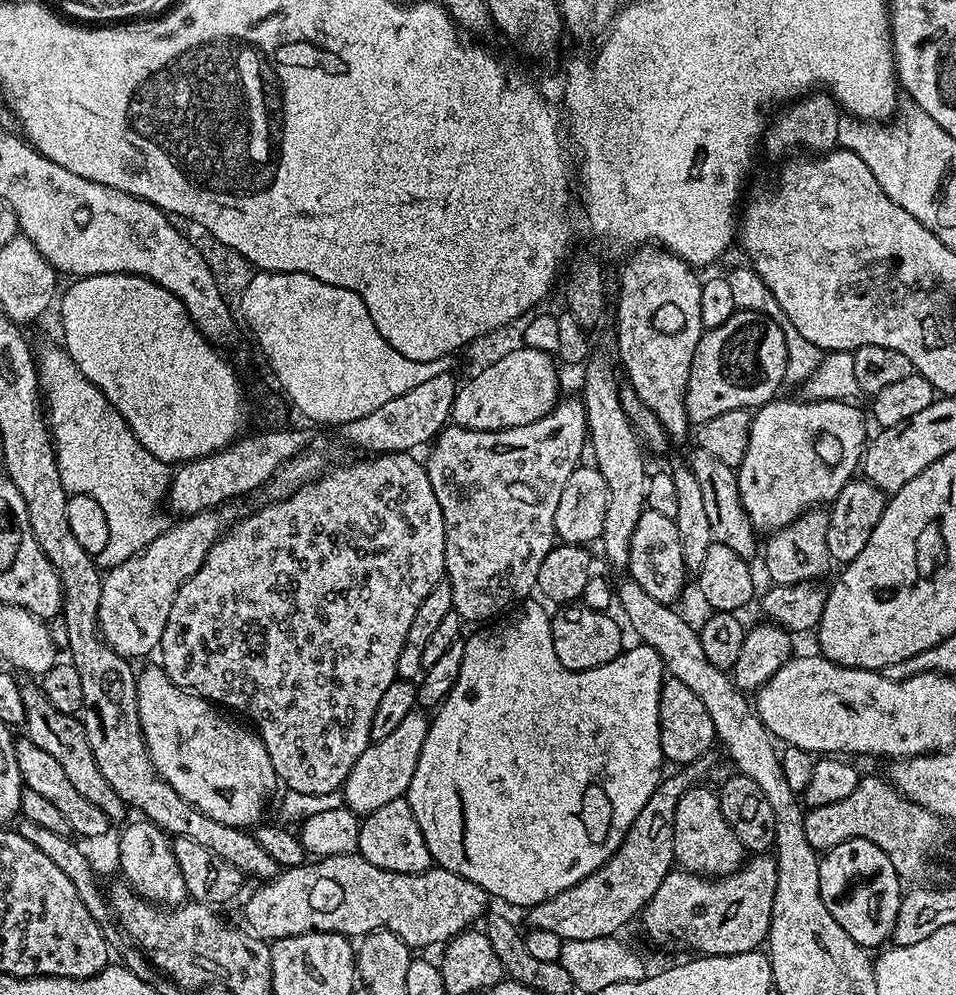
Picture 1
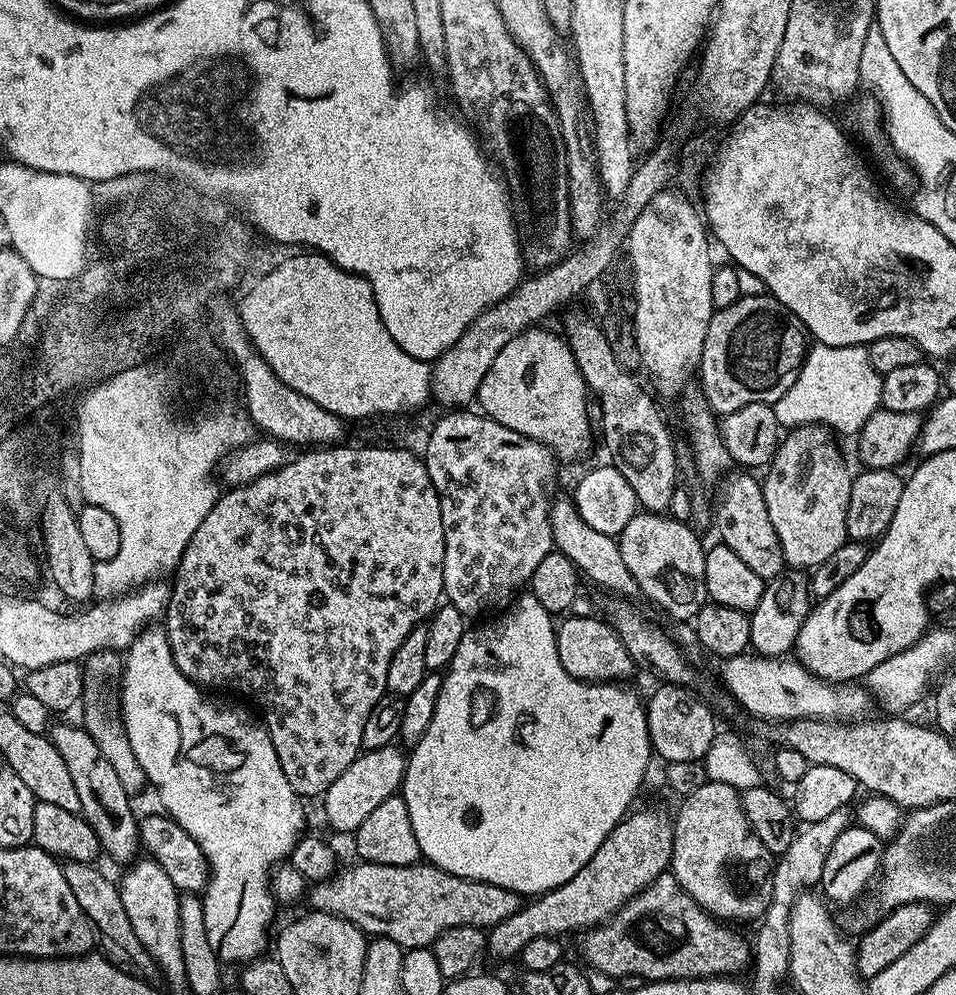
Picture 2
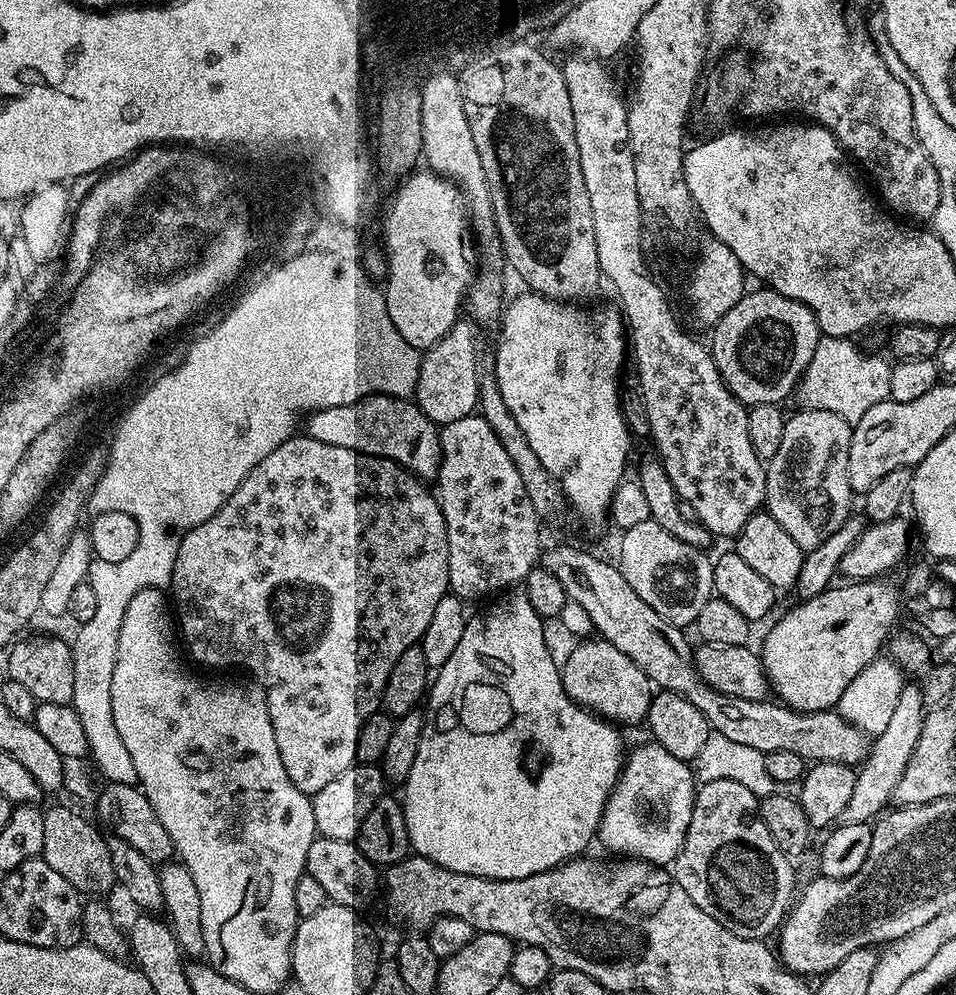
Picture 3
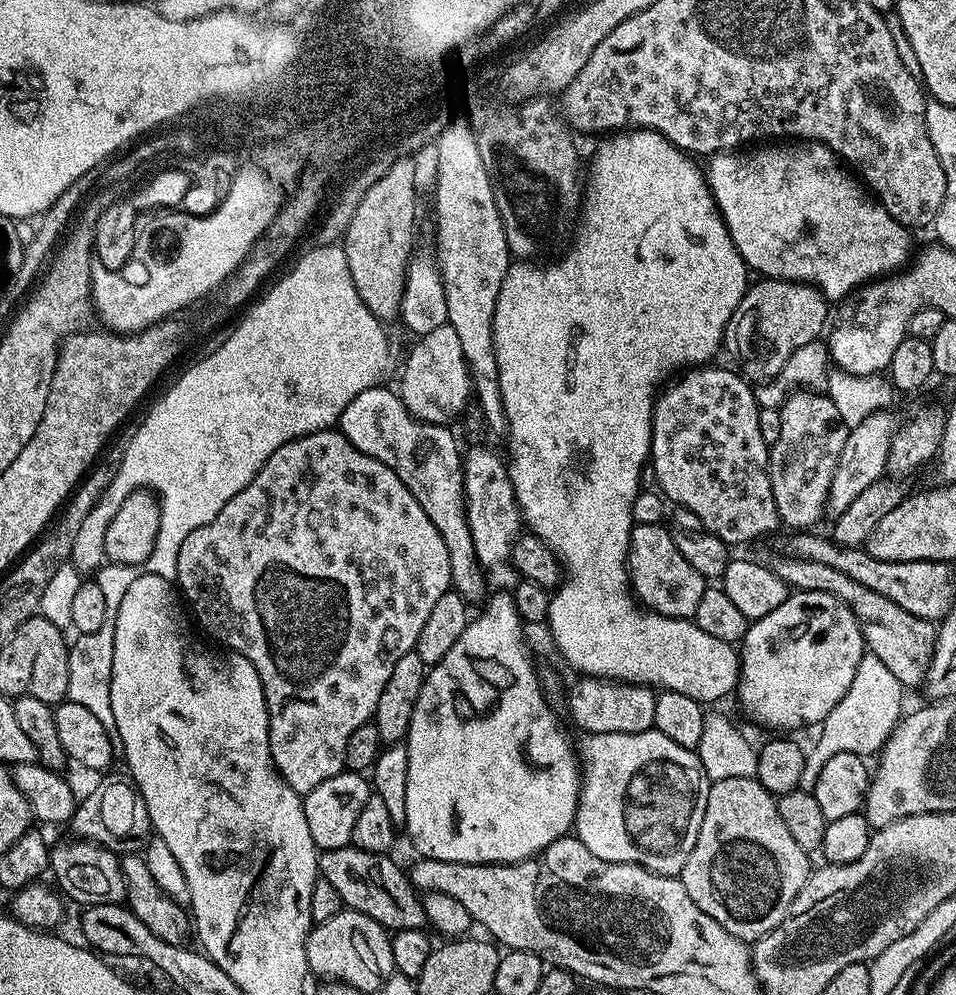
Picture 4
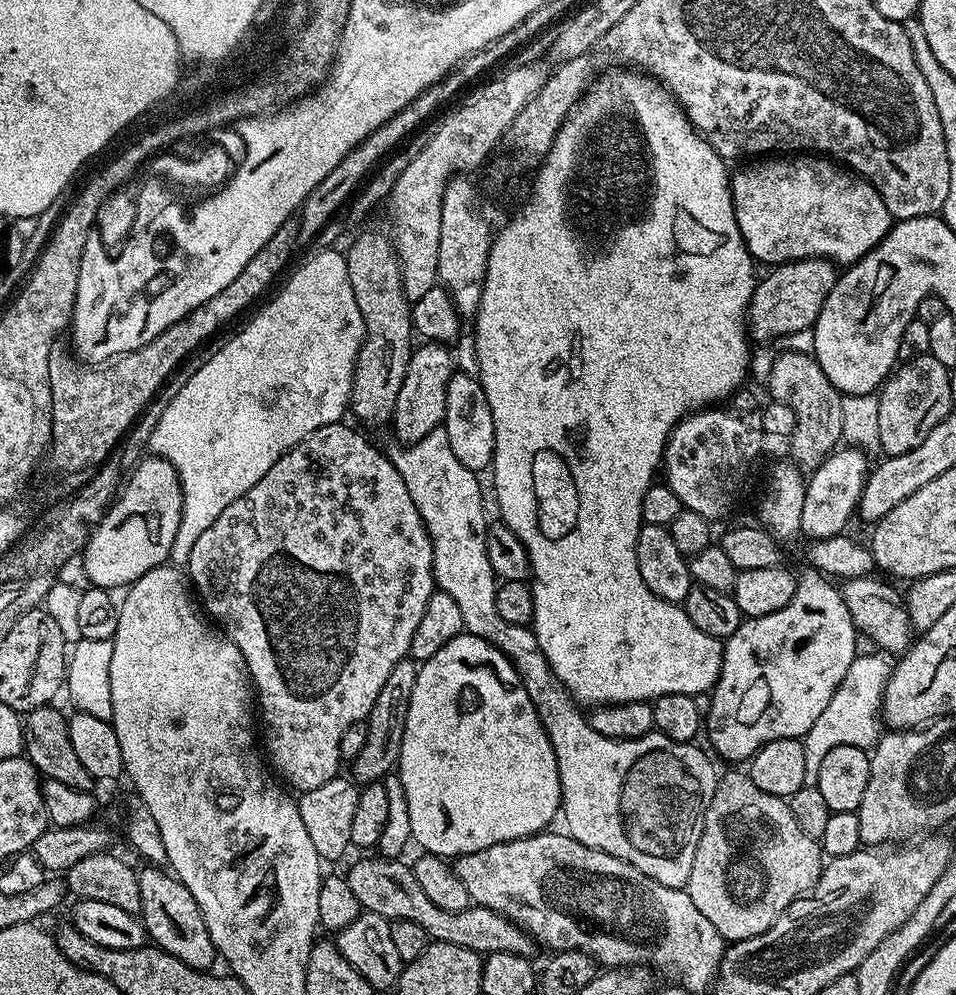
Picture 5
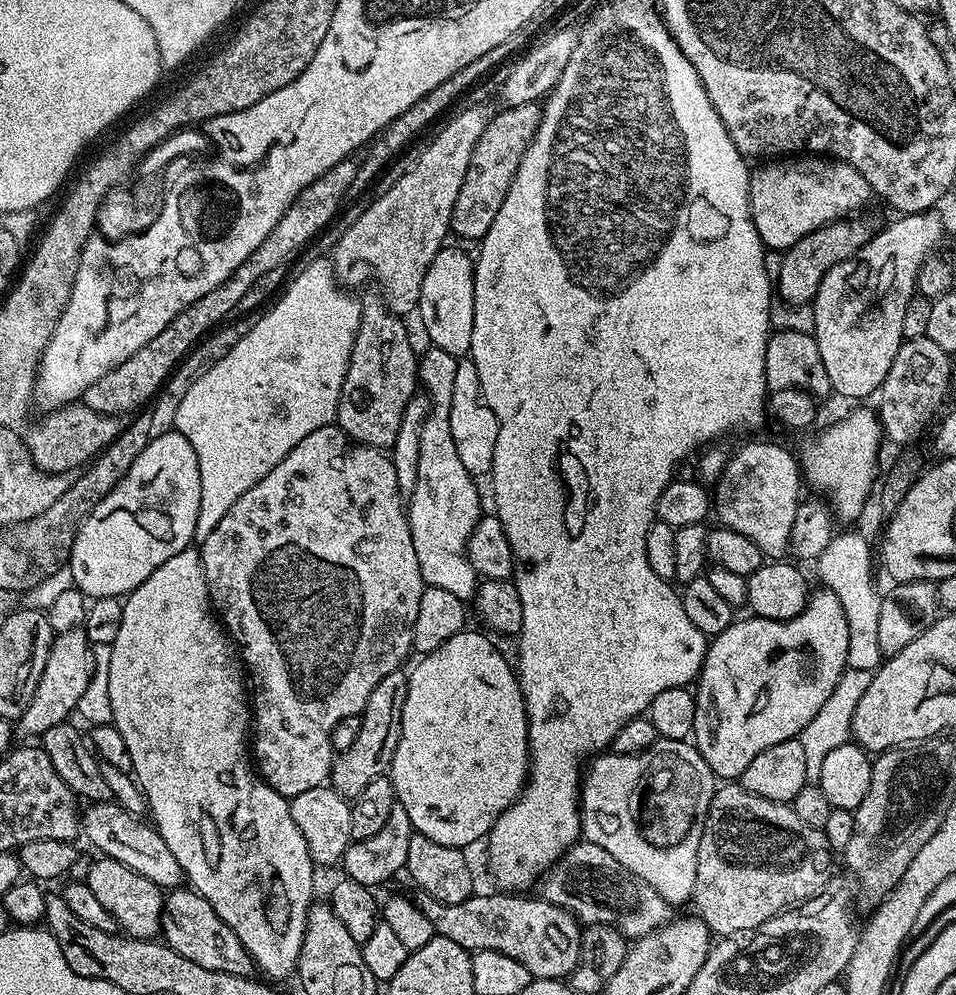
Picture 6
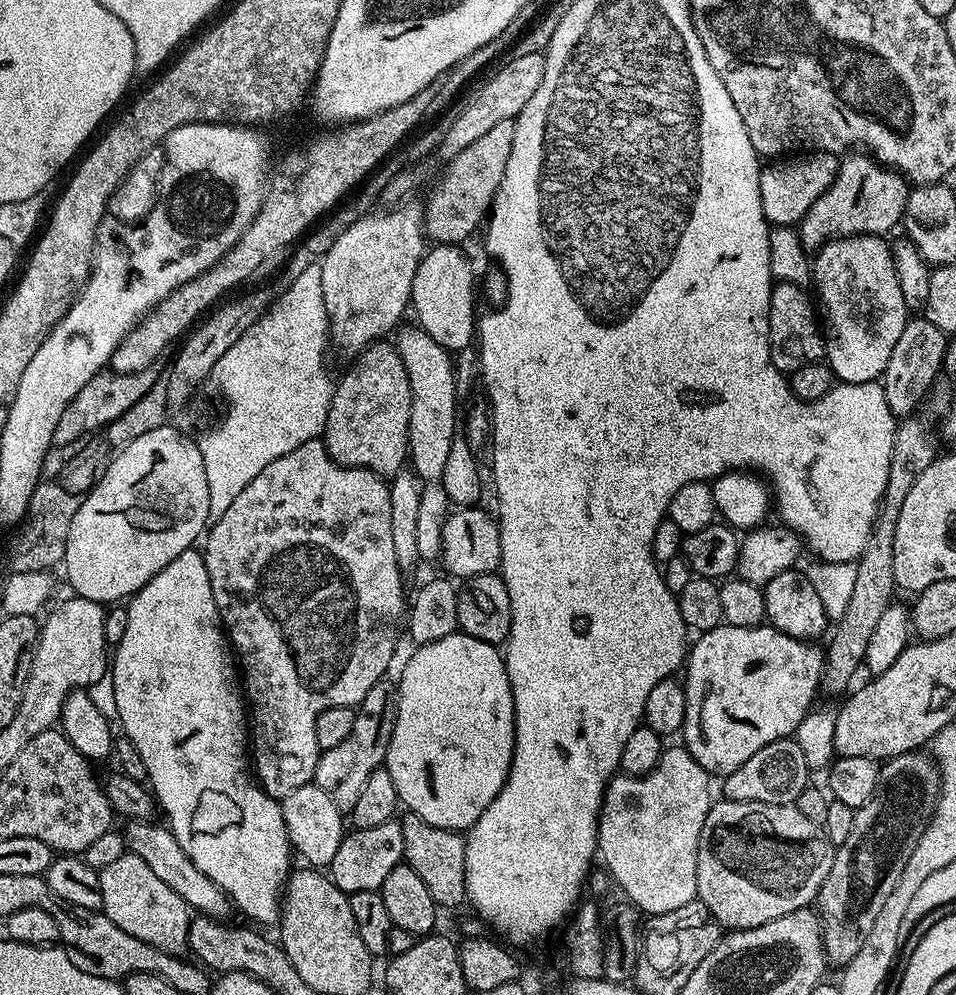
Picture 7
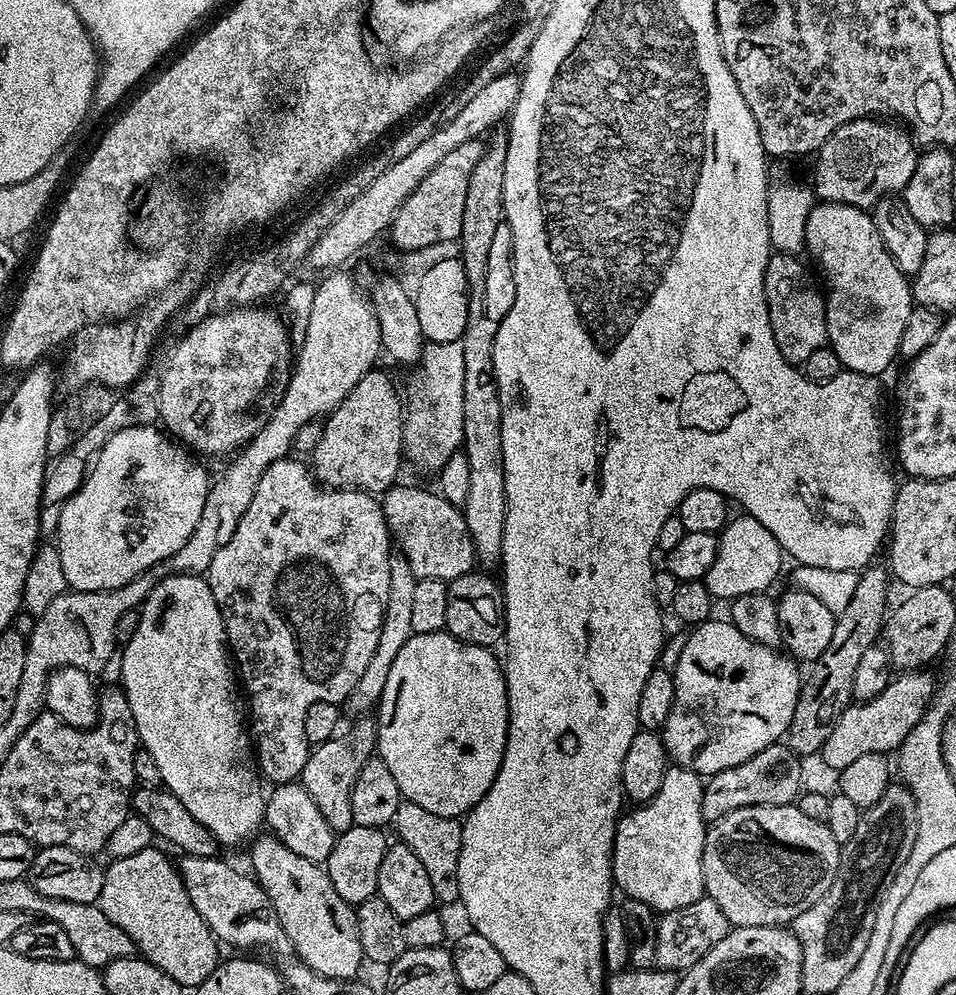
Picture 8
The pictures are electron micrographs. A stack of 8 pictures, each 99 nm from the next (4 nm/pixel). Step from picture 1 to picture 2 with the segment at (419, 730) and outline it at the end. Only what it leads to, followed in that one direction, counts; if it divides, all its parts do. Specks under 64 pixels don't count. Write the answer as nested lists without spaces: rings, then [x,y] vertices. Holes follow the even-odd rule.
[[[396,746],[387,748],[379,748],[378,750],[370,750],[369,752],[361,751],[354,762],[350,762],[350,766],[346,766],[346,770],[342,770],[342,774],[338,774],[338,778],[334,778],[334,782],[330,782],[330,786],[324,791],[322,803],[324,803],[324,816],[328,819],[329,824],[336,832],[355,833],[358,826],[362,826],[362,821],[366,819],[370,813],[376,809],[380,803],[386,802],[386,798],[397,795],[401,791],[404,783],[404,765],[406,763],[405,753],[400,753],[401,749]]]

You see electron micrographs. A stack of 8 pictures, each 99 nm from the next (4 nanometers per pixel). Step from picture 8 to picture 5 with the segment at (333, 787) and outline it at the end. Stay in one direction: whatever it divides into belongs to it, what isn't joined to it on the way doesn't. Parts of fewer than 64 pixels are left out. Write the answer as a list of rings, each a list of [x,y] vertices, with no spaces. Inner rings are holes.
[[[405,658],[390,670],[386,682],[382,685],[382,694],[378,694],[378,702],[374,702],[372,712],[366,721],[368,733],[366,746],[362,746],[362,754],[350,762],[351,775],[360,782],[380,782],[400,763],[402,750],[402,734],[406,734],[406,710],[410,710],[410,694],[414,694],[417,661]]]

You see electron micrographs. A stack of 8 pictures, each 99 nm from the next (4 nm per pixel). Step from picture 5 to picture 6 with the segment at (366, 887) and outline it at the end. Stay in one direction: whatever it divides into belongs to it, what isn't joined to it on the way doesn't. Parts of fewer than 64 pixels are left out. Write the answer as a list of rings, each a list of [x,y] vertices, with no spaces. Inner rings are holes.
[[[493,893],[488,896],[473,894],[456,903],[440,903],[432,896],[421,895],[418,903],[437,936],[450,939],[468,952],[495,950],[517,959],[533,979],[567,979],[580,961],[583,931],[579,920],[565,908],[543,898]]]

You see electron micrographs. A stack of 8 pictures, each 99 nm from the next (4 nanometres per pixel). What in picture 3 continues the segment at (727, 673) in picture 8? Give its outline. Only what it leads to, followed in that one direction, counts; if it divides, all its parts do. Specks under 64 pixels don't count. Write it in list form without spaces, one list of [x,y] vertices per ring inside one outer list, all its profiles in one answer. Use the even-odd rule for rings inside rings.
[[[877,578],[875,580],[865,580],[863,582],[852,582],[848,588],[836,588],[830,586],[822,594],[818,594],[814,598],[797,603],[797,608],[786,613],[776,625],[768,632],[768,637],[764,640],[764,652],[762,651],[762,659],[764,661],[764,670],[768,673],[768,682],[773,693],[777,692],[779,699],[788,707],[793,708],[795,712],[826,712],[835,709],[839,705],[842,694],[846,690],[846,686],[850,686],[850,682],[854,682],[854,678],[858,678],[858,674],[862,674],[862,670],[867,664],[877,659],[881,655],[880,652],[885,651],[886,645],[889,643],[890,637],[893,635],[894,629],[897,627],[896,619],[899,618],[900,612],[902,616],[902,596],[892,584],[887,584],[887,579]]]

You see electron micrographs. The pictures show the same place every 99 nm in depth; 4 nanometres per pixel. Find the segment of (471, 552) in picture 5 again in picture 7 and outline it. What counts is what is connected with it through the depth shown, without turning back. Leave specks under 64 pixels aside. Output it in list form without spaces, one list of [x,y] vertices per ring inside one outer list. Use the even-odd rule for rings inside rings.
[[[412,368],[410,381],[410,426],[408,427],[408,451],[410,464],[415,475],[421,481],[432,480],[432,484],[425,483],[420,489],[418,502],[418,526],[415,537],[418,542],[418,554],[421,561],[435,561],[440,554],[442,530],[440,529],[450,515],[450,501],[439,481],[443,472],[446,458],[449,457],[450,444],[453,442],[458,427],[456,427],[456,381],[457,369],[448,372],[448,368]],[[683,746],[665,747],[660,754],[660,760],[654,766],[654,770],[650,770],[644,776],[625,776],[617,774],[608,782],[608,788],[604,791],[604,801],[600,807],[600,821],[598,822],[598,834],[596,835],[596,850],[599,859],[604,859],[604,864],[608,867],[607,875],[616,879],[616,884],[625,892],[627,899],[640,909],[641,913],[648,916],[657,916],[658,914],[666,914],[670,910],[678,910],[678,906],[686,906],[690,901],[697,899],[696,894],[696,867],[698,866],[698,838],[702,834],[702,826],[706,822],[706,814],[714,803],[714,795],[708,789],[708,780],[710,774],[702,766],[698,766],[698,762],[694,762],[694,758]]]

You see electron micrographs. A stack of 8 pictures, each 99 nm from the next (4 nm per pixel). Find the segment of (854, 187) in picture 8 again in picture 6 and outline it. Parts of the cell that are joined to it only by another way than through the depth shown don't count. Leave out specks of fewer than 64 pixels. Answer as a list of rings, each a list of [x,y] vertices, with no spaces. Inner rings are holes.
[[[860,218],[835,220],[834,223],[814,230],[806,238],[800,238],[798,242],[794,242],[794,246],[787,248],[780,258],[780,275],[774,280],[779,299],[781,296],[790,306],[813,303],[815,292],[821,285],[826,272],[836,263],[854,256],[858,250],[862,250],[862,246],[871,242],[874,235],[871,222],[856,219]]]

